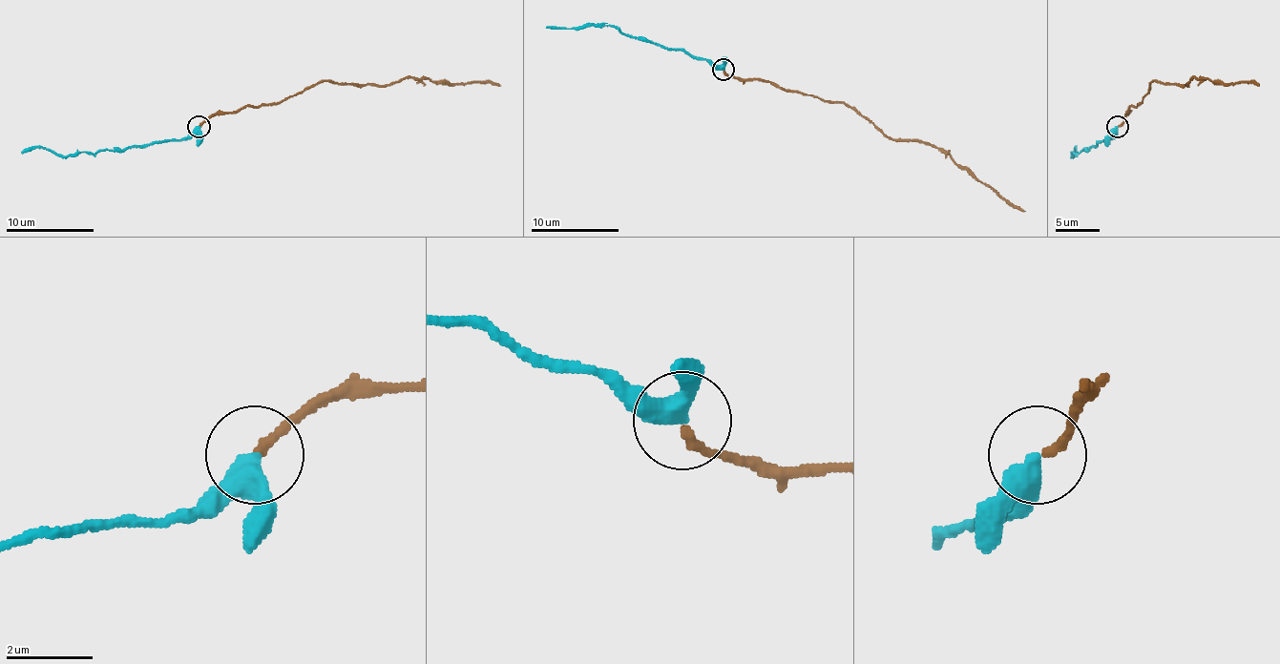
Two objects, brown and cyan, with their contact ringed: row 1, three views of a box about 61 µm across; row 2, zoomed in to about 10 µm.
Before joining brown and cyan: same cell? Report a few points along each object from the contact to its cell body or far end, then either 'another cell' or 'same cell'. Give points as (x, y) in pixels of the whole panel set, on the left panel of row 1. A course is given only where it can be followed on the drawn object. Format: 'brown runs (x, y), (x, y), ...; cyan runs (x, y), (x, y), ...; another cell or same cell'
brown runs (199, 126), (210, 117), (287, 99), (325, 81), (389, 86), (416, 77), (433, 81), (491, 81), (500, 86); cyan runs (199, 126), (181, 139), (157, 143), (57, 156), (44, 148), (27, 148), (22, 153); same cell

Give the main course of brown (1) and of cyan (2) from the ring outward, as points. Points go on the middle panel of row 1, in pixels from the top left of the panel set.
1: (723, 70), (735, 79), (762, 79), (786, 90), (849, 105), (891, 138), (940, 147), (958, 165), (1024, 212)
2: (723, 70), (706, 59), (693, 59), (681, 50), (626, 37), (613, 26), (547, 26)

